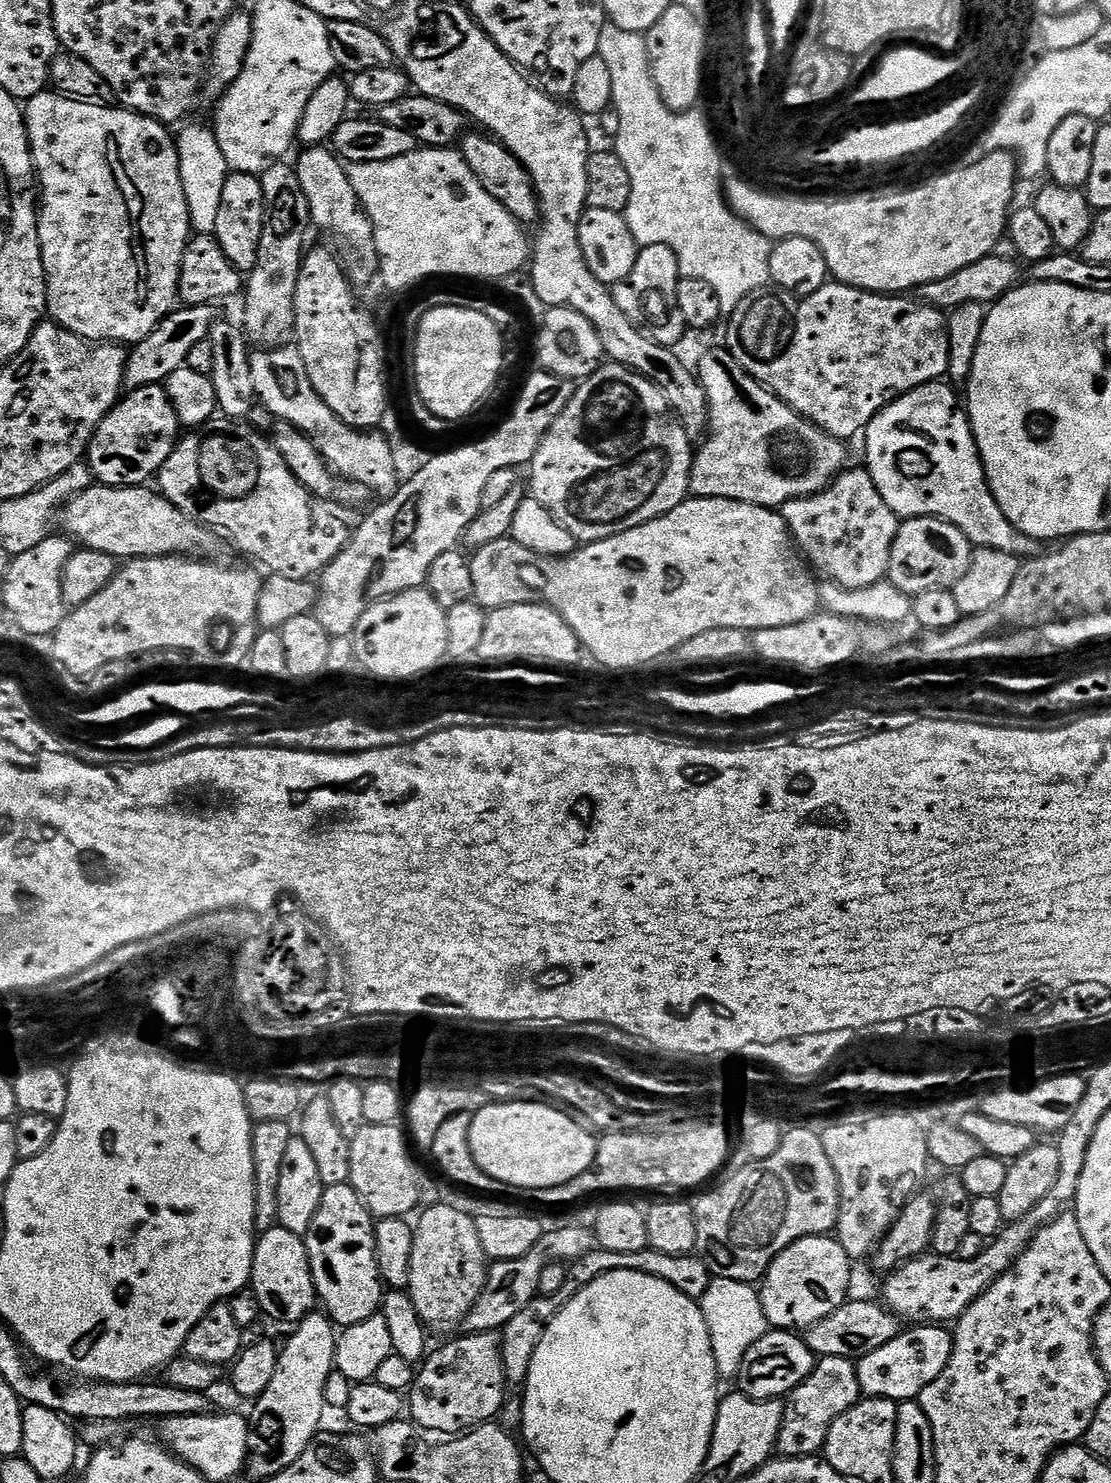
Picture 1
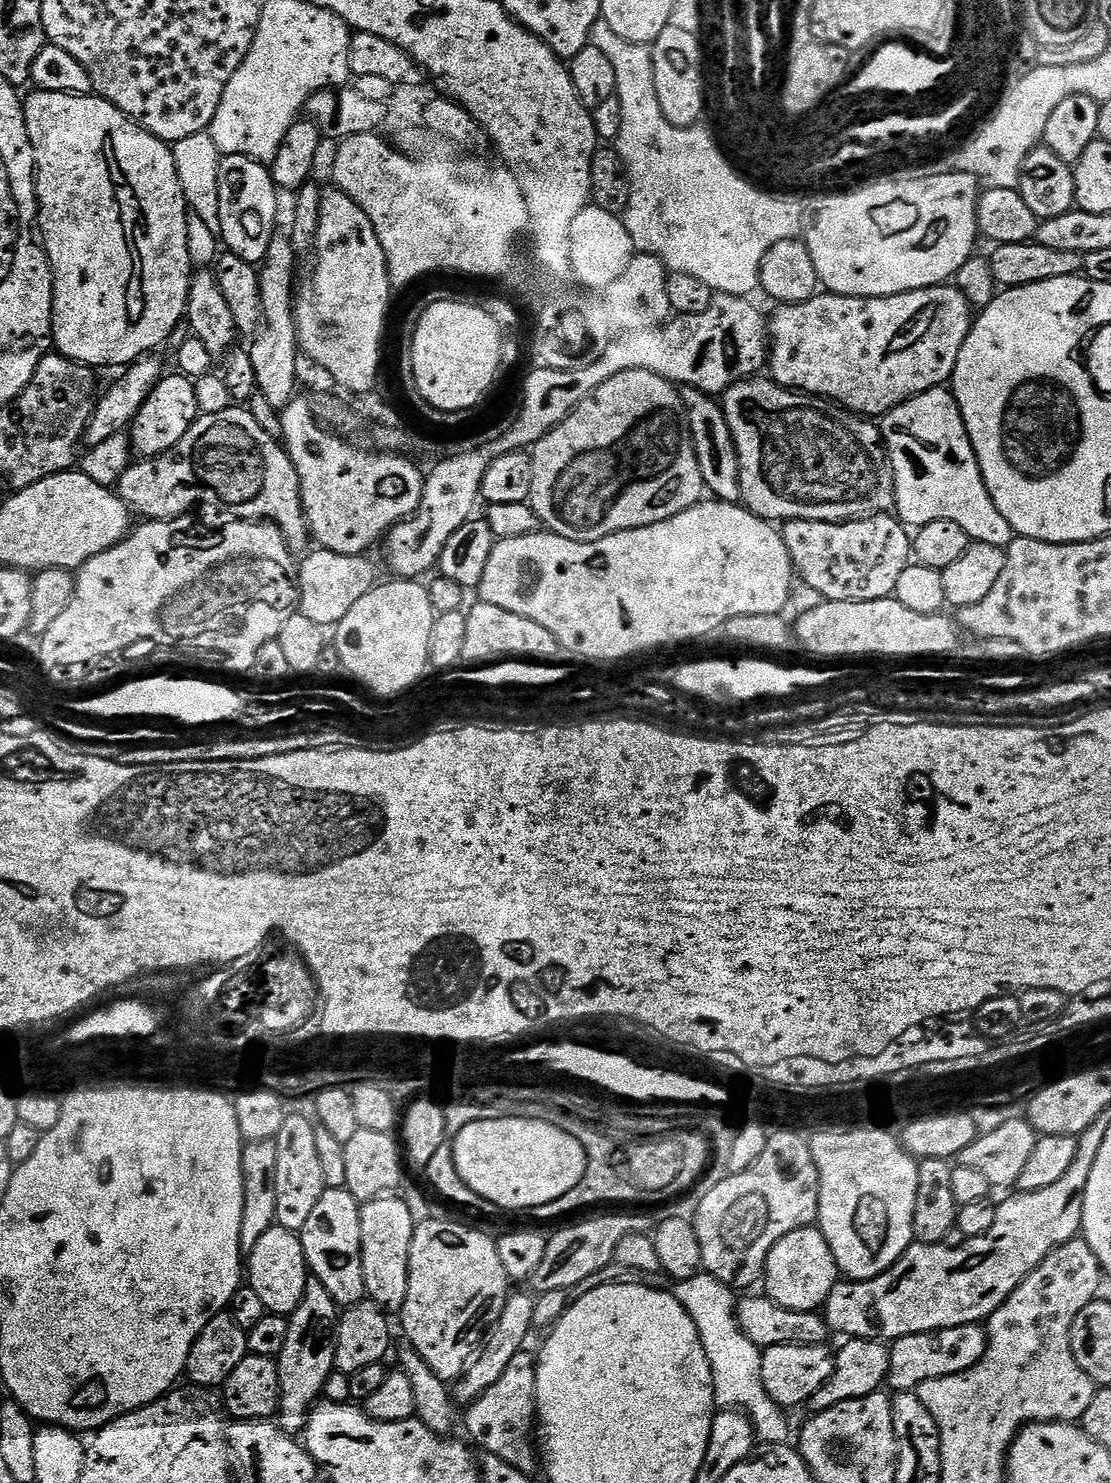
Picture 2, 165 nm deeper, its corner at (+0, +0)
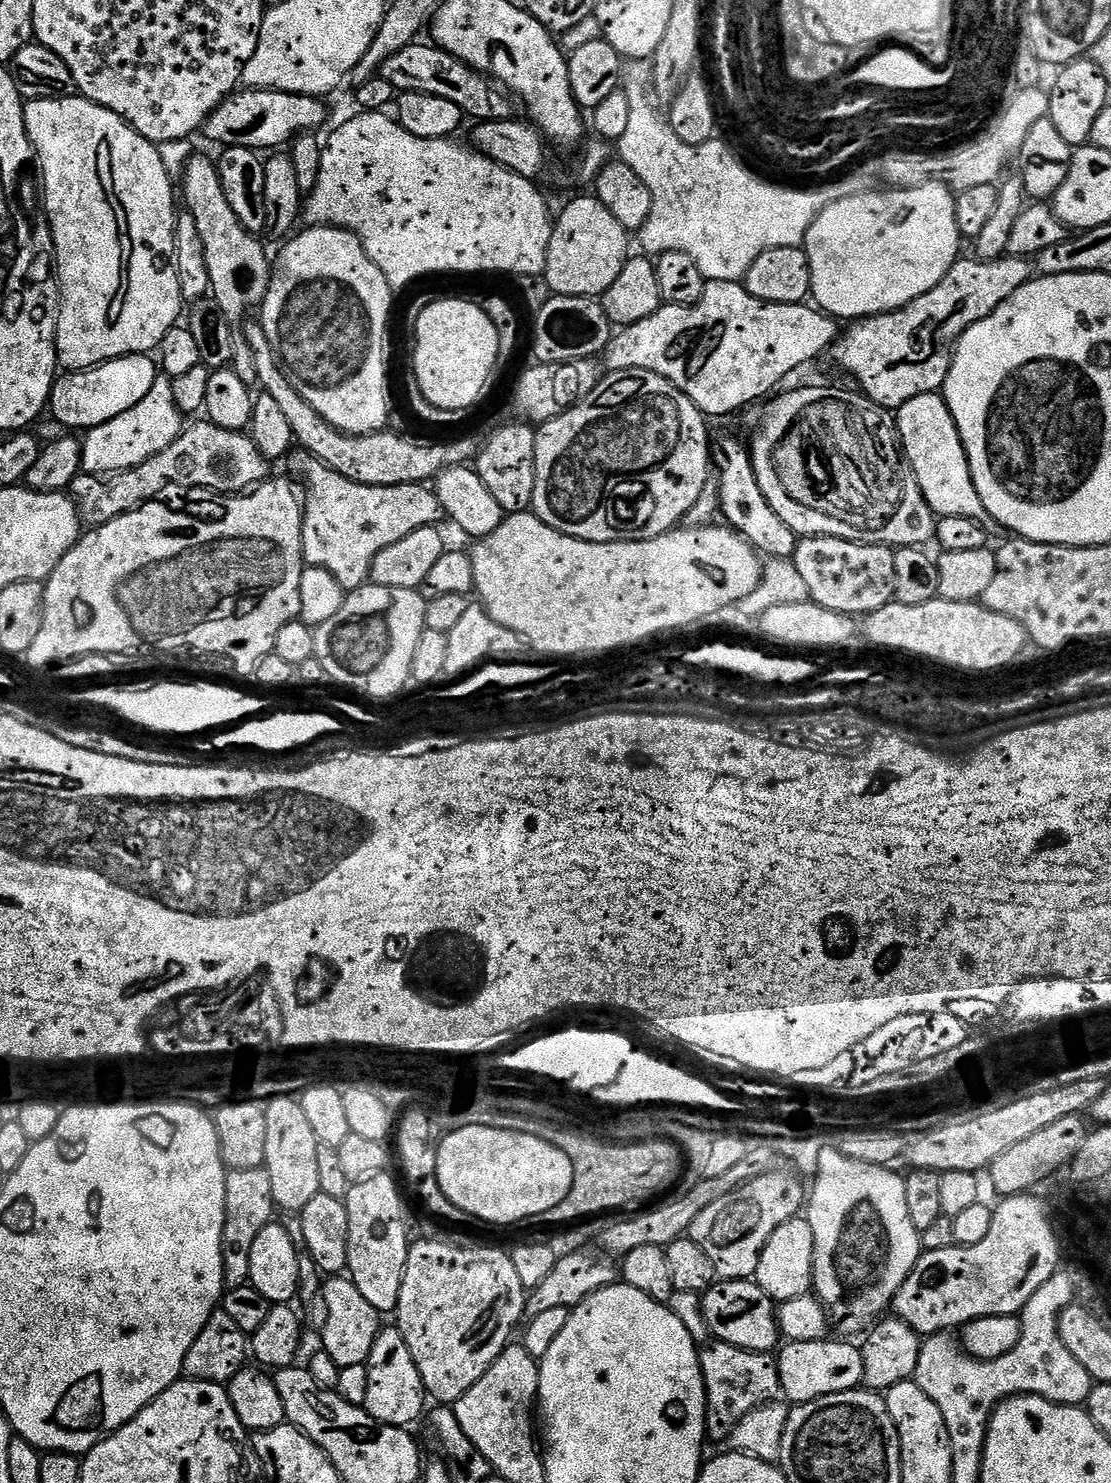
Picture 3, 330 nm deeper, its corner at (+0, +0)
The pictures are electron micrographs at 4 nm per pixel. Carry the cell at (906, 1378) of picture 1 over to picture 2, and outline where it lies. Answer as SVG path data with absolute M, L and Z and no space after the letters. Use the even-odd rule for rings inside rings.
M983 1323L963 1324L937 1332L904 1336L891 1345L887 1387L893 1393L911 1392L927 1380L962 1374L962 1370L970 1370L970 1366L980 1361L982 1354L986 1354L987 1345L988 1334Z

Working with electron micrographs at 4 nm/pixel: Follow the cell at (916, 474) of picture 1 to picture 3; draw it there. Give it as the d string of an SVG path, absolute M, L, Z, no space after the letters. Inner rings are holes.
M931 392L910 398L910 402L895 409L894 415L900 431L900 445L904 447L906 458L918 478L918 486L933 513L937 517L961 516L983 521L986 513L982 498L978 498L960 431L943 395Z

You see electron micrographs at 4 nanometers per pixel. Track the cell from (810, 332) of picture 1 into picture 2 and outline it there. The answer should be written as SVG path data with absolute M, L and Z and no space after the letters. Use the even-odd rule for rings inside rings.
M937 286L910 290L893 296L838 296L835 294L817 294L801 304L781 304L777 312L767 321L770 351L766 361L767 371L771 379L780 387L795 390L801 394L818 396L825 402L831 402L852 414L865 418L883 418L890 409L898 407L911 396L922 394L931 388L947 385L952 379L952 371L958 362L958 354L962 350L962 342L966 342L968 331L972 328L974 310L966 302L966 298L954 286Z

